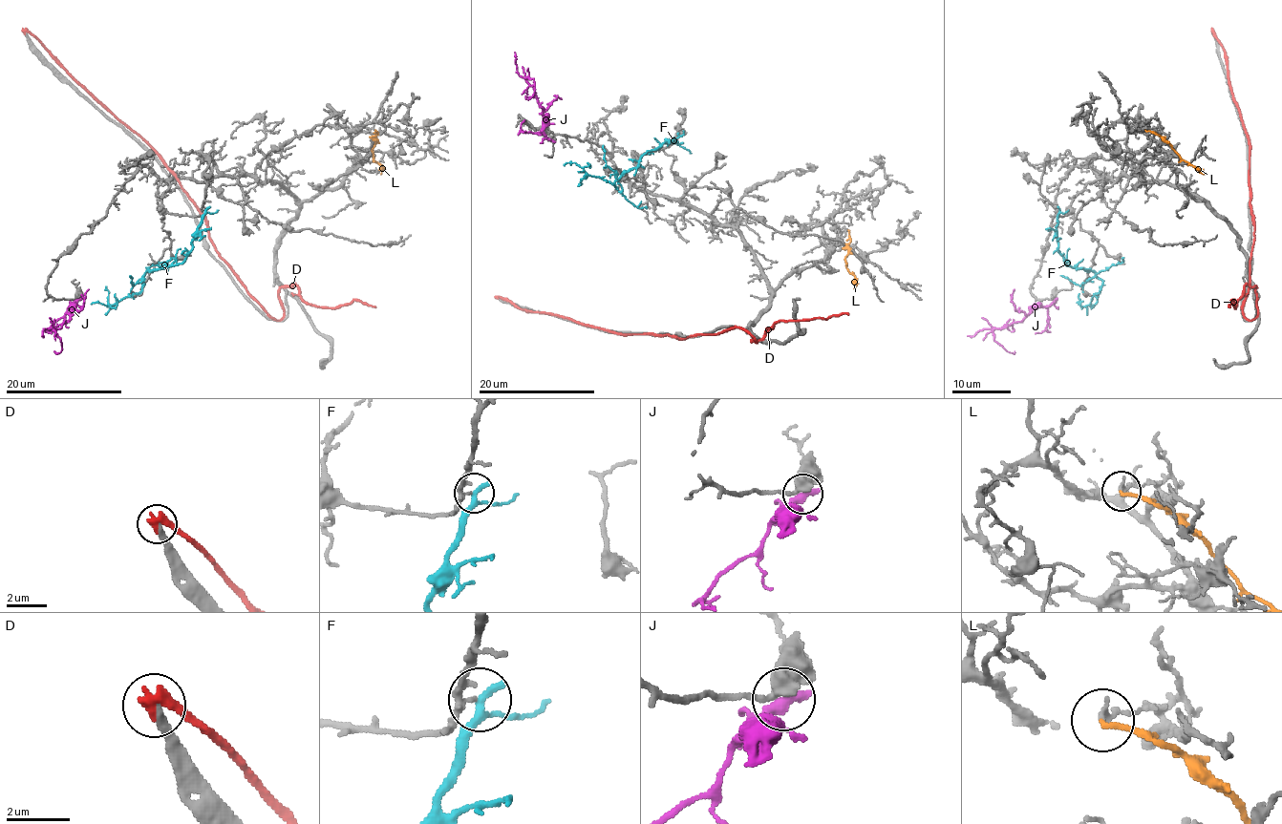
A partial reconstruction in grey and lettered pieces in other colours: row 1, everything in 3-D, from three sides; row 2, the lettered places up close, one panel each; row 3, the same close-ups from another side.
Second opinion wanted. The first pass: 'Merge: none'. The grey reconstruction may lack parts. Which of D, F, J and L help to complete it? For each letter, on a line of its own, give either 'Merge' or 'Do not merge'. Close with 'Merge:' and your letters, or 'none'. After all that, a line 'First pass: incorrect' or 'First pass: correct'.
D: Do not merge
F: Do not merge
J: Do not merge
L: Do not merge
Merge: none
First pass: correct

